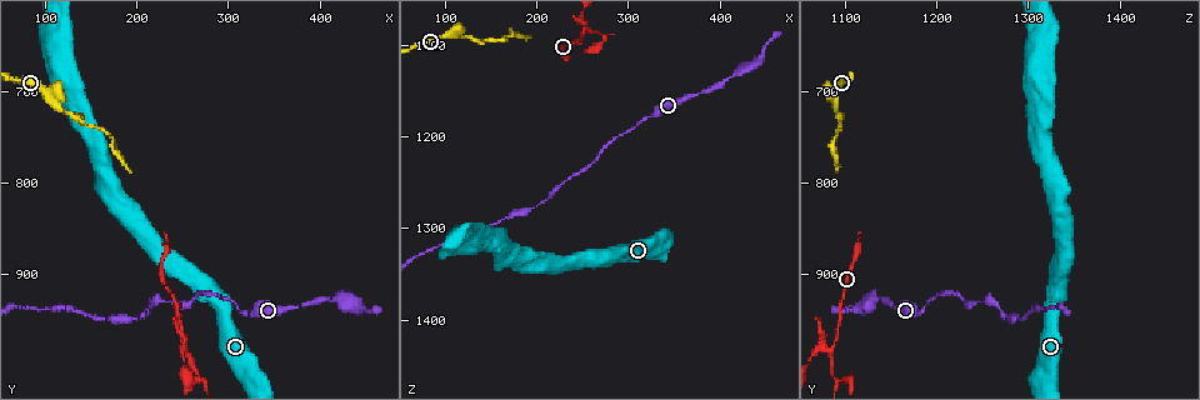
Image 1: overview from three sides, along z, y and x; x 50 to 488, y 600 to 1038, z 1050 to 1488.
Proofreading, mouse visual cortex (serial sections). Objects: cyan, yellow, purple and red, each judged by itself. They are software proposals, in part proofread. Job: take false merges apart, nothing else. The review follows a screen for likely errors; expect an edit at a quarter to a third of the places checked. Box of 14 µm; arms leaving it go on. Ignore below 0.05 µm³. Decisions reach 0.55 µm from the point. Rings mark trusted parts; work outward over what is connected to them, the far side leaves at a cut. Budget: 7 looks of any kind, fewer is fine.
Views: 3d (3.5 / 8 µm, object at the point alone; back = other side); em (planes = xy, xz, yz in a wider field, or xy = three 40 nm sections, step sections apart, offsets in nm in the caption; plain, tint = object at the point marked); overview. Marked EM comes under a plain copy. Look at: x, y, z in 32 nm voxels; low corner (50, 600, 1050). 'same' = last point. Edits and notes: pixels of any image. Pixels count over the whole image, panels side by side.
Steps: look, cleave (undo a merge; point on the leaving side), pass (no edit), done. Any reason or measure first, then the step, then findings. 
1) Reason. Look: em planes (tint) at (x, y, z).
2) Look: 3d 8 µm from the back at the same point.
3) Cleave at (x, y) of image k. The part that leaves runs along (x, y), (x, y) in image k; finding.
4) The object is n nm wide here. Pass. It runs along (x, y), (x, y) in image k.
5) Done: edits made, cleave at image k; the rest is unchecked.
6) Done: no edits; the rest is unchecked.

Abrupt turn. Look: 3d 3.5 µm at (255, 985, 1080).

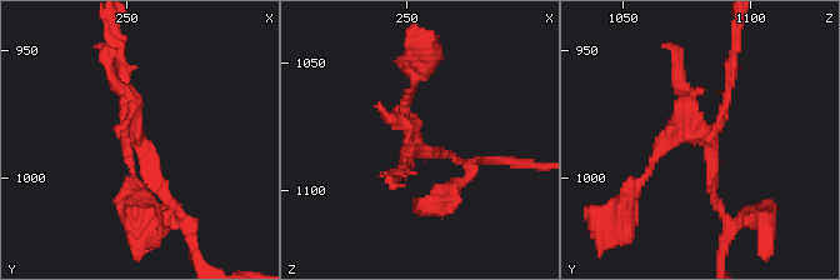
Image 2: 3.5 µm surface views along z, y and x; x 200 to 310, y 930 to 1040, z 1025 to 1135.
Look: em xy step 1 (tint) at (251, 982, 1085).

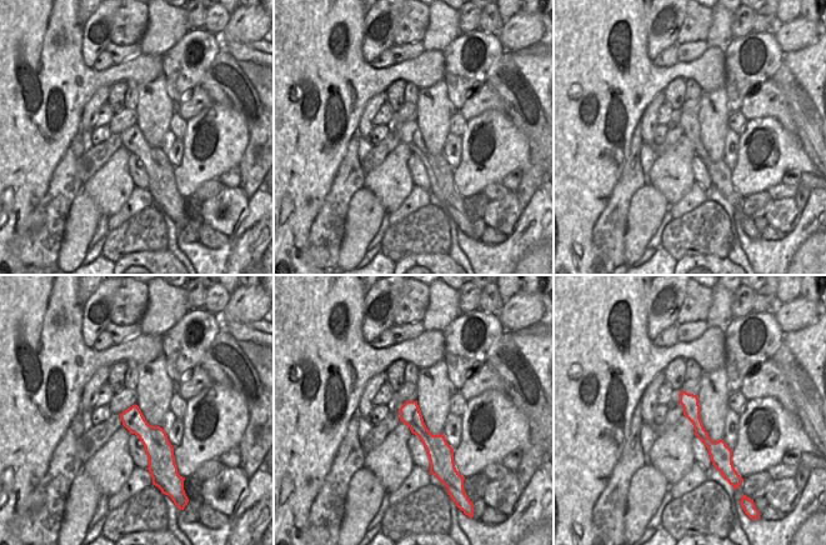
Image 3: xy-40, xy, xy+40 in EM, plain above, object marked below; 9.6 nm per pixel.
Pass. It runs along (733, 63), (718, 128), (679, 124), (653, 161) in image 2; continuous, no second cell.

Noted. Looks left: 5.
Thick turns thin. Look: em xy step 1 (tint) at (310, 945, 1185).

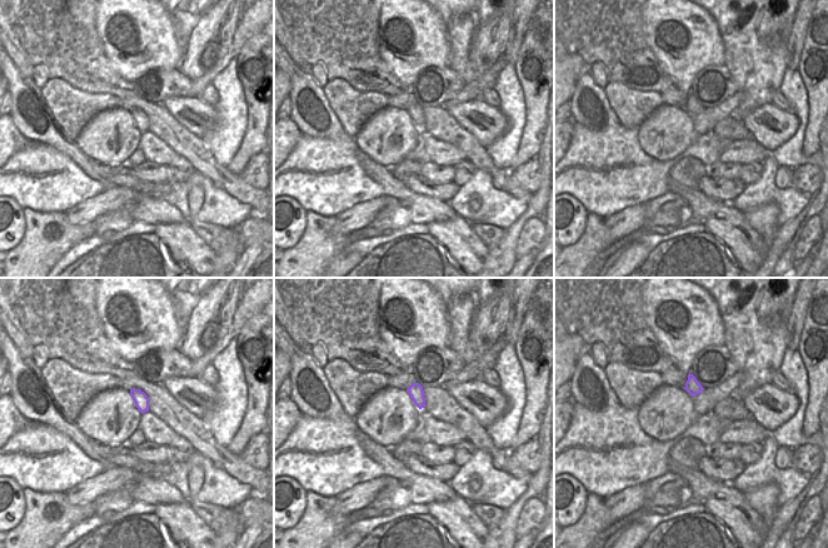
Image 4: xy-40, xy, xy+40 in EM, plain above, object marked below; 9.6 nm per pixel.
Wider look. Look: 3d 3.5 µm at the same point.

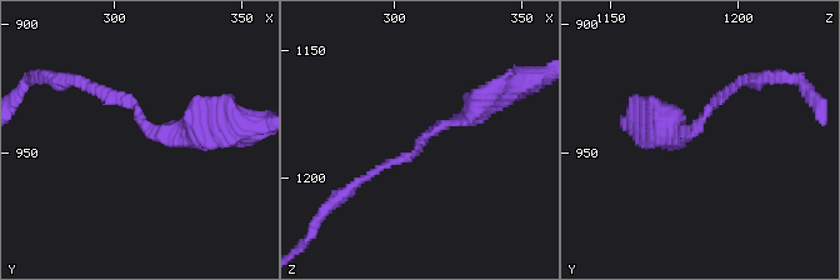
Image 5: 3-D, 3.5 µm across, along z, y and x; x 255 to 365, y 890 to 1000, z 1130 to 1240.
The arms are 100, 400 nm wide. Pass. It runs along (501, 93), (378, 170) in image 5; all the same cell.

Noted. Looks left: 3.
Thick turns thin. Look: 3d 3.5 µm at (120, 720, 1090).

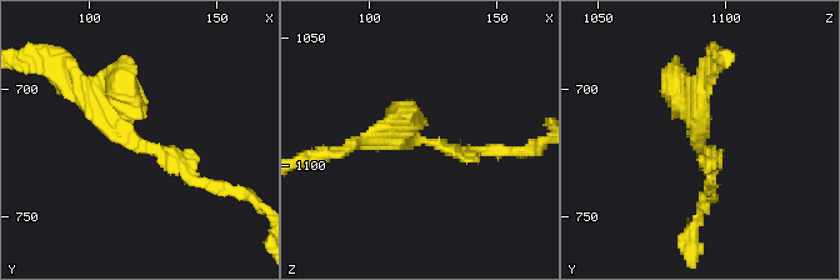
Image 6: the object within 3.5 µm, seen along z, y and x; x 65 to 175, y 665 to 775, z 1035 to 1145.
Pass. It runs along (78, 76), (135, 141), (204, 184) in image 6; all the same cell.

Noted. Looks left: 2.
Done: no edits; the rest is unchecked.

